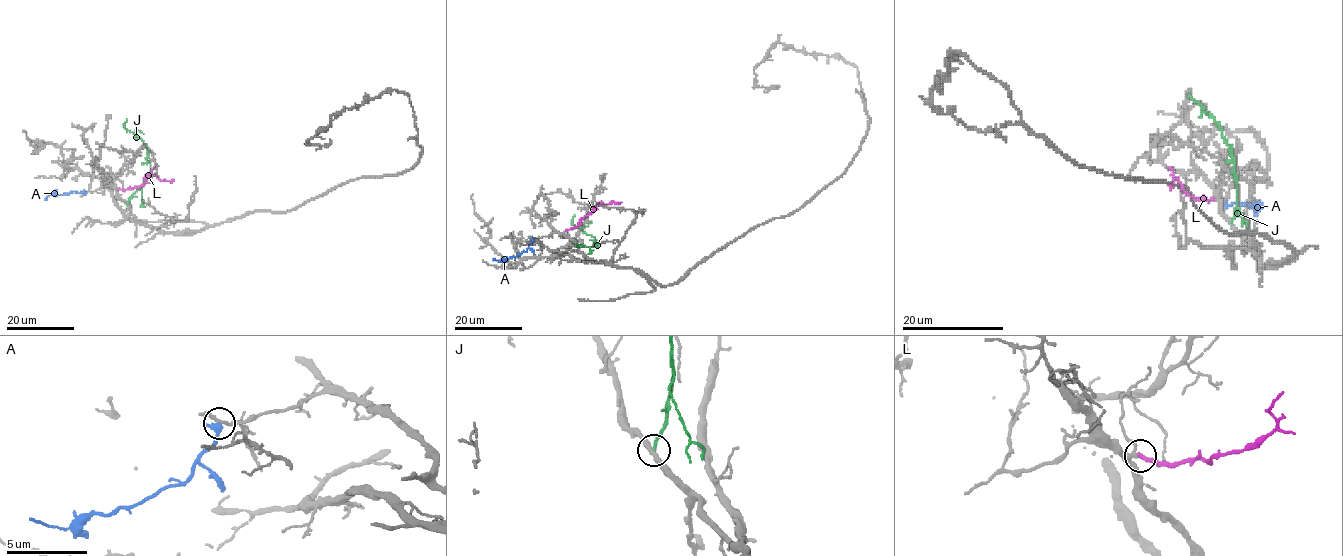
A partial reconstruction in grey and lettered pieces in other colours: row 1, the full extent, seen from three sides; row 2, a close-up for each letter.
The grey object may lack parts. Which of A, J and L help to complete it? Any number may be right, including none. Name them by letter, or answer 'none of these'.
L

